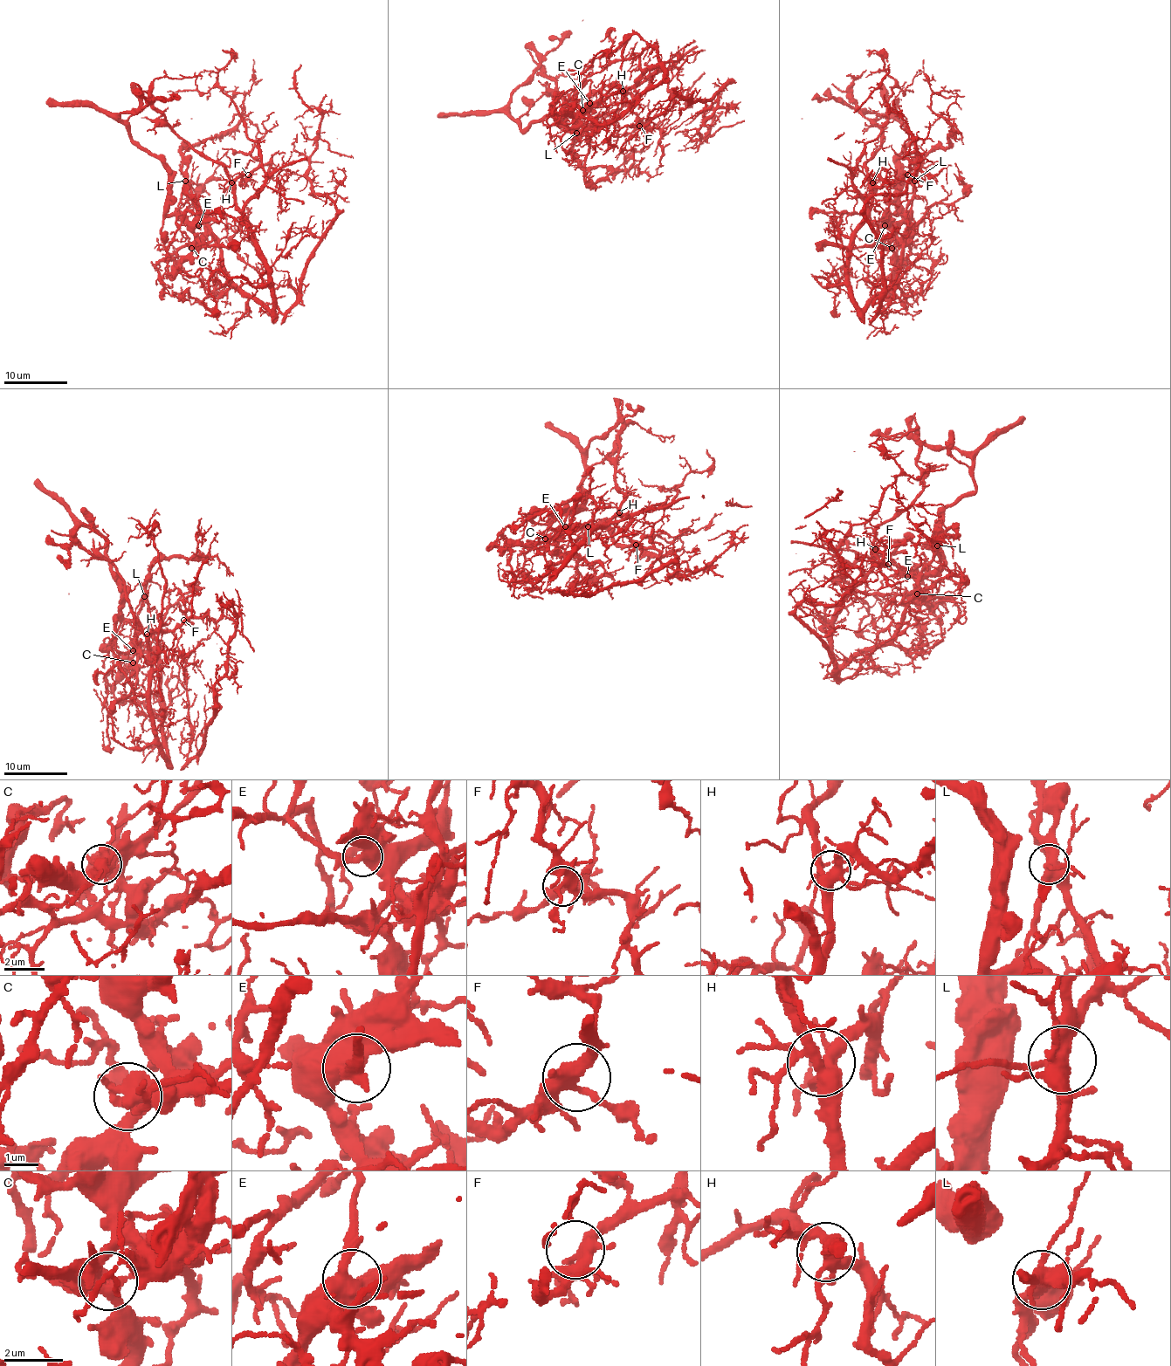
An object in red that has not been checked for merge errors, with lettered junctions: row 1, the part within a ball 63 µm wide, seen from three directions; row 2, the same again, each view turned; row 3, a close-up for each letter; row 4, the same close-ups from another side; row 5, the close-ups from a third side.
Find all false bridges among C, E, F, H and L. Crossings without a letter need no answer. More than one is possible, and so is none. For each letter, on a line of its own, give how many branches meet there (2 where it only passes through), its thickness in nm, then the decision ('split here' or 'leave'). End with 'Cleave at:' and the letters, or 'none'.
C: 3 branches meet; 480 nm thick; split here
E: 2 branches meet; 600 nm thick; leave
F: 5 branches meet; 360 nm thick; leave
H: 5 branches meet; 440 nm thick; leave
L: 6 branches meet; 500 nm thick; split here
Cleave at: C, L

